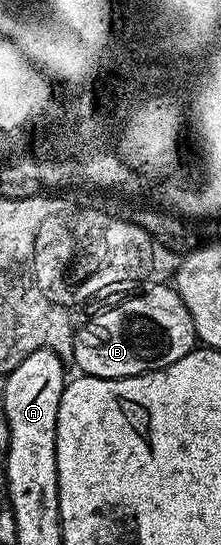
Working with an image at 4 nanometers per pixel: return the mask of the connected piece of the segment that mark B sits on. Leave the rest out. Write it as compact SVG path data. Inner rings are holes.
M148 285L144 294L135 294L132 298L125 299L120 306L115 306L104 314L93 315L80 330L78 327L74 331L71 358L80 366L83 374L94 378L132 378L138 374L147 374L150 370L163 370L169 364L181 360L181 356L196 349L195 325L189 316L189 308L185 308L174 285L155 285L159 286Z

